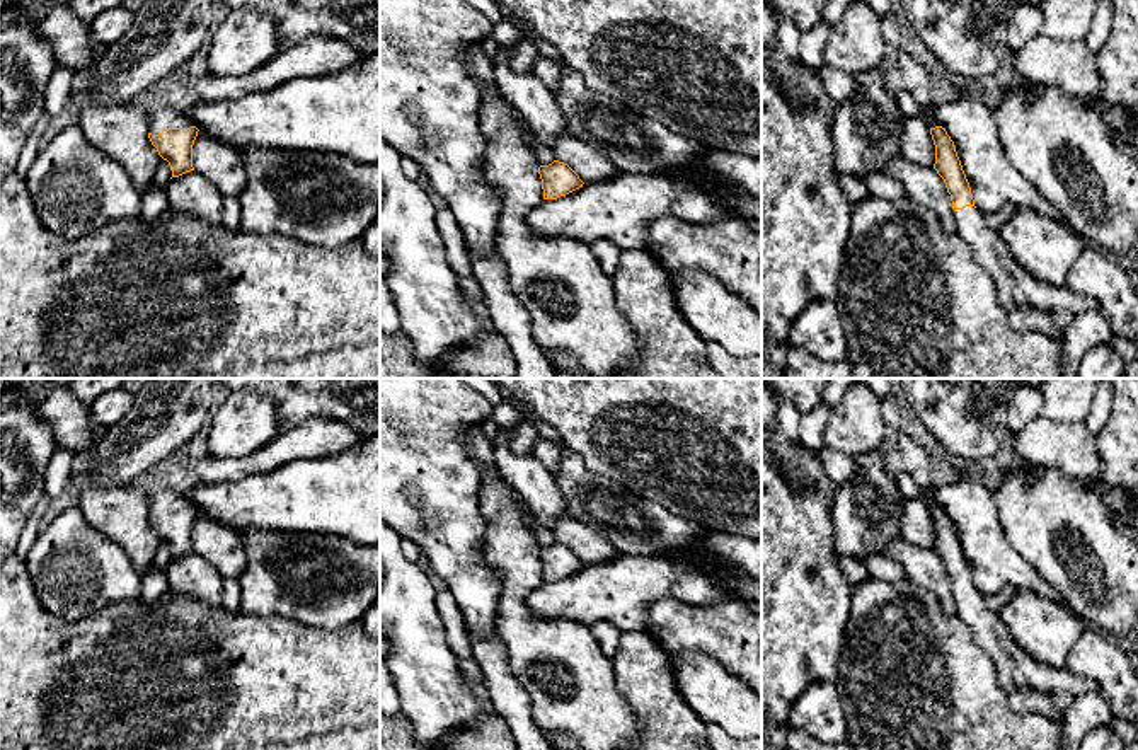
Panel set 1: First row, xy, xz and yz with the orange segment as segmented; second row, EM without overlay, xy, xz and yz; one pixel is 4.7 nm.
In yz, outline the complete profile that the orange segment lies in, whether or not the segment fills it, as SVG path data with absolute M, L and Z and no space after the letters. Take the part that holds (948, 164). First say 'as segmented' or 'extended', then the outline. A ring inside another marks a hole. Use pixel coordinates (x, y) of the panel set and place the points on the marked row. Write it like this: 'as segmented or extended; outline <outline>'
extended; outline M922 109L920 116L930 126L935 145L934 169L944 179L951 194L956 235L968 245L976 262L993 278L1003 310L1012 314L1017 309L1032 307L1037 310L1068 312L1075 317L1089 309L1097 309L1092 298L1080 297L1066 286L1039 281L1015 262L1000 234L985 223L985 215L974 206L969 182L945 128L934 121L928 109Z

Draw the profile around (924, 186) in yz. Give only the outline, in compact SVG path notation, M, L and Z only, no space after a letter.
M903 155L891 159L882 174L898 181L906 194L906 199L935 213L942 228L956 235L956 218L951 194L944 179L934 167L920 167L908 162Z

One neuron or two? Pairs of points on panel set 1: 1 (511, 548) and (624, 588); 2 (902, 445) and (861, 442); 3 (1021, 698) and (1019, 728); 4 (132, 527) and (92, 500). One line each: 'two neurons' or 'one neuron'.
1: two neurons
2: two neurons
3: two neurons
4: one neuron

